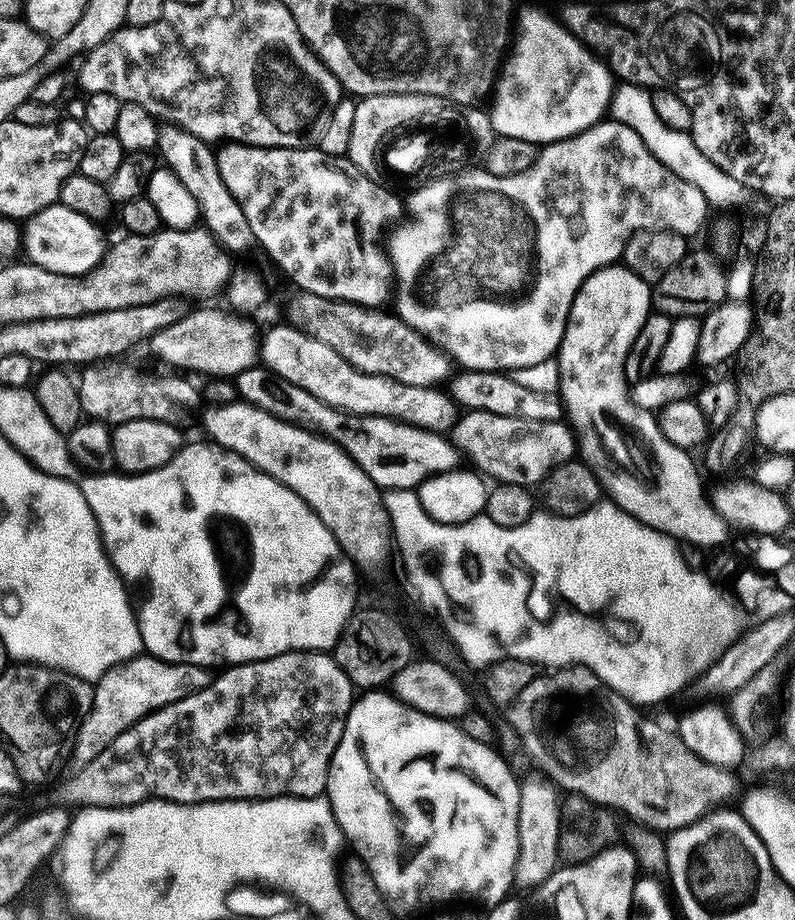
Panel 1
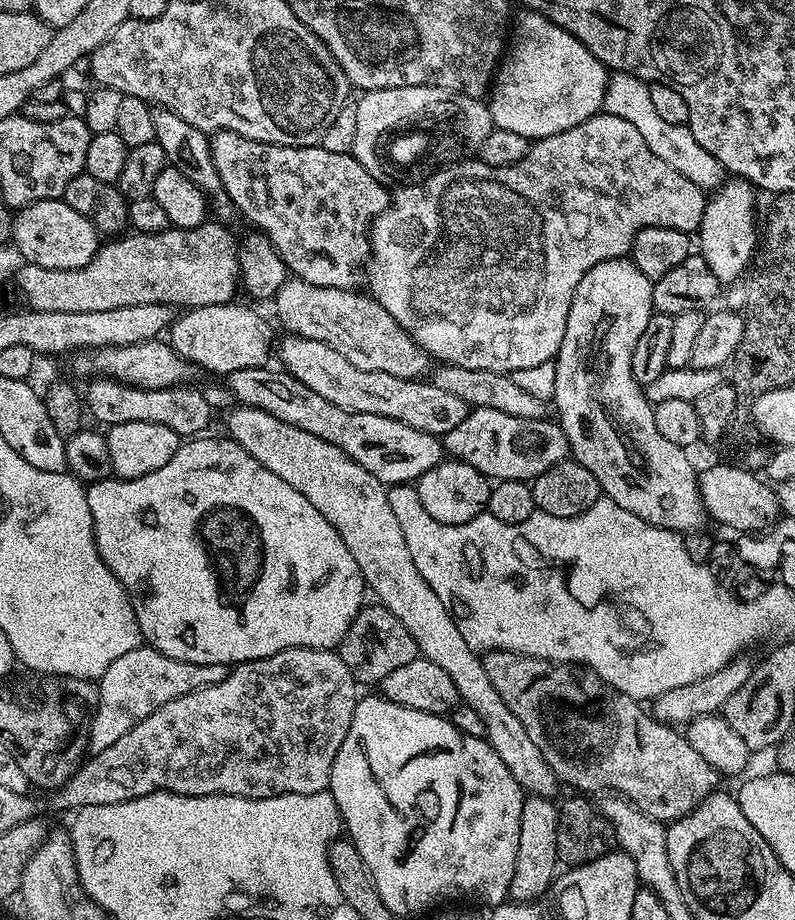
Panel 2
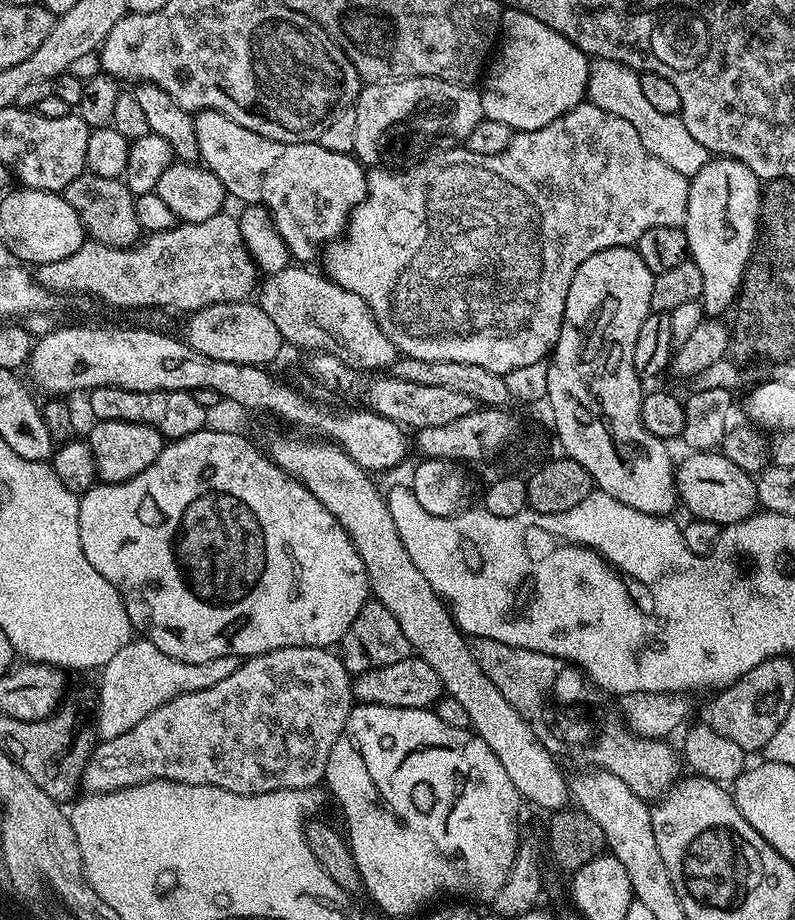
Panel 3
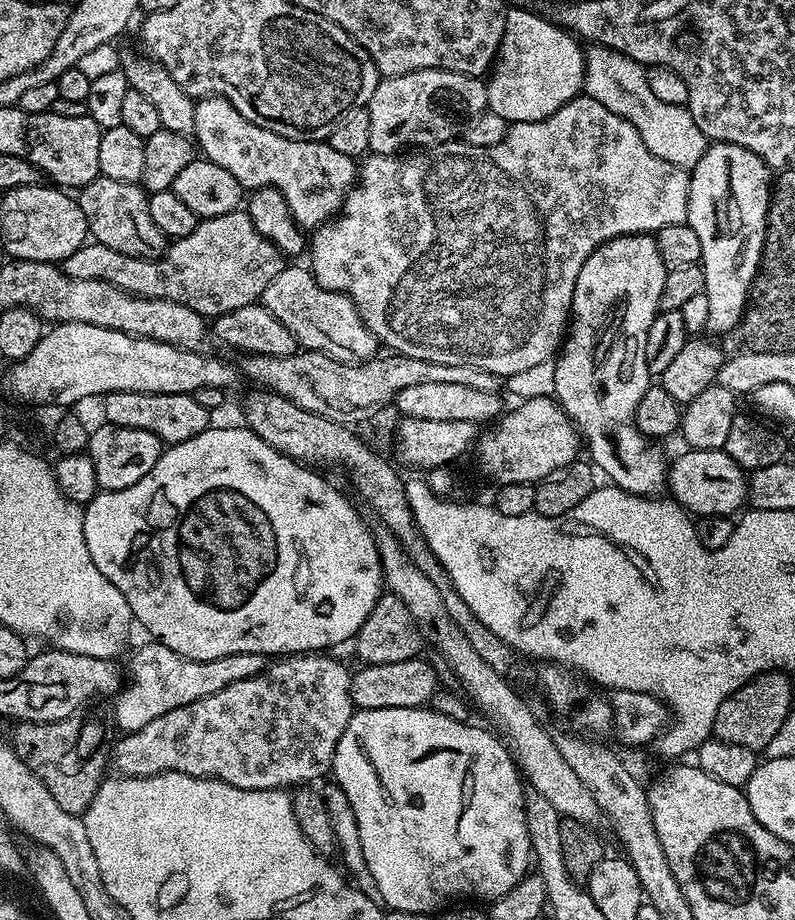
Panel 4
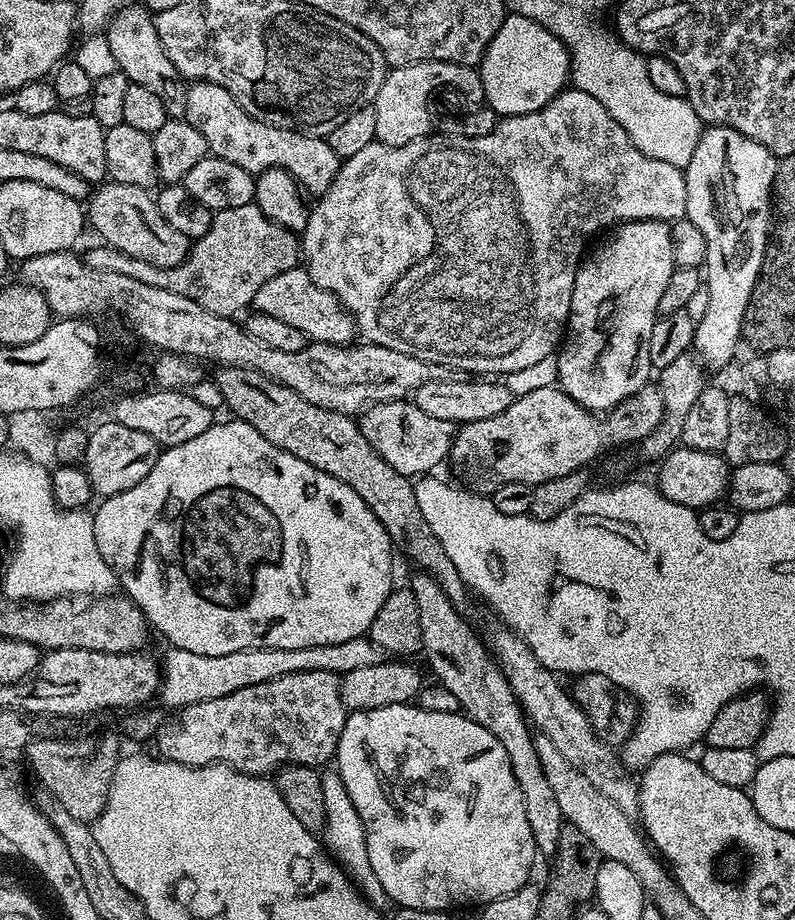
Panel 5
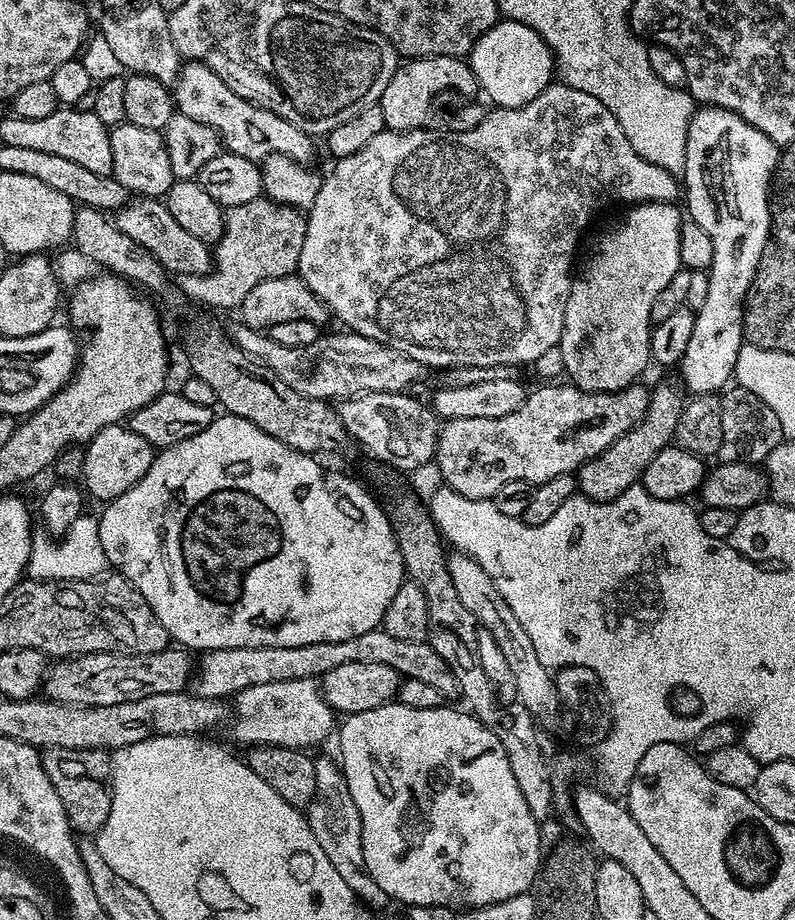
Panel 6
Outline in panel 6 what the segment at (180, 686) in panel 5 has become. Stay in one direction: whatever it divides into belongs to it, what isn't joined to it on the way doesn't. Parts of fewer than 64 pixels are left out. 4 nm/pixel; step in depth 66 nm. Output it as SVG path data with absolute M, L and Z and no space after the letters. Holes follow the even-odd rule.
M382 630L358 634L358 638L346 638L346 642L314 642L310 646L242 646L205 652L194 668L190 688L202 698L224 700L235 698L250 686L266 686L266 682L294 682L323 678L330 670L342 666L342 662L382 662L394 666L404 678L419 678L429 686L435 686L445 698L457 695L456 679L442 662L442 658L426 642L402 642Z

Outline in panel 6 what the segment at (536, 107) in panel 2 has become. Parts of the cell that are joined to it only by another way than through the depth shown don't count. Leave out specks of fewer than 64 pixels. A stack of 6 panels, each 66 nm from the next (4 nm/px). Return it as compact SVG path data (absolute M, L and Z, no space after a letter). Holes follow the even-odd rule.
M503 18L474 42L470 63L480 84L480 92L488 95L498 108L521 108L534 102L534 98L553 83L556 72L556 58L538 30Z

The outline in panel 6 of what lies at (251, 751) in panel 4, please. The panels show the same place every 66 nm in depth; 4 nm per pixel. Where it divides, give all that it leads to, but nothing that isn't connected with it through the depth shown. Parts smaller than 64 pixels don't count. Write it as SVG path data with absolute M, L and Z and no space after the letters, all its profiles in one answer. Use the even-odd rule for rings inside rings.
M295 680L266 682L266 686L250 686L242 690L234 698L234 715L230 725L233 738L243 746L269 744L279 748L312 750L331 732L333 735L332 719L333 710L326 702L319 683L316 680Z

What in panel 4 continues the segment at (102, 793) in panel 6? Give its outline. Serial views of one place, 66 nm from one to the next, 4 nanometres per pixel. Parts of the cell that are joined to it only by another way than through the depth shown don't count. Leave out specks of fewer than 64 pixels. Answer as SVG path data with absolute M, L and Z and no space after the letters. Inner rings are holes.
M85 706L70 714L65 720L49 724L20 722L10 737L13 750L30 766L33 774L54 794L54 802L70 814L83 817L84 811L94 802L100 785L106 779L104 767L110 764L110 756L104 748L104 720L95 712L95 707ZM104 748L104 752L102 751Z

